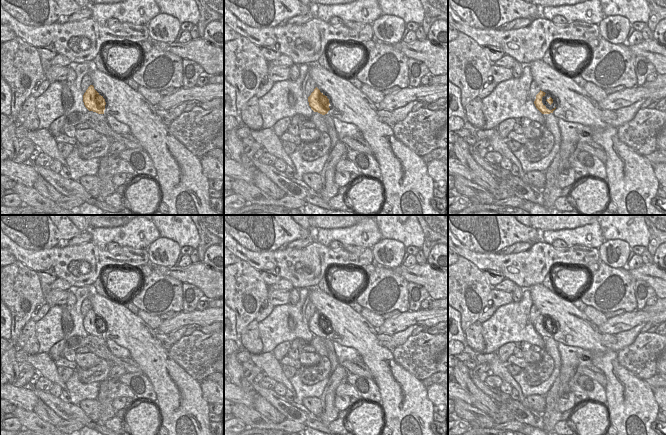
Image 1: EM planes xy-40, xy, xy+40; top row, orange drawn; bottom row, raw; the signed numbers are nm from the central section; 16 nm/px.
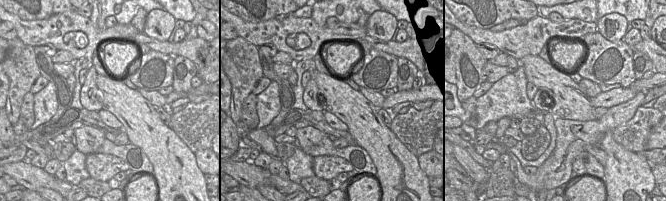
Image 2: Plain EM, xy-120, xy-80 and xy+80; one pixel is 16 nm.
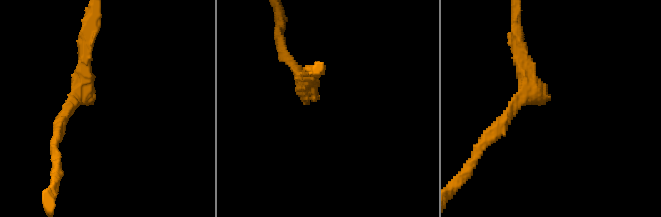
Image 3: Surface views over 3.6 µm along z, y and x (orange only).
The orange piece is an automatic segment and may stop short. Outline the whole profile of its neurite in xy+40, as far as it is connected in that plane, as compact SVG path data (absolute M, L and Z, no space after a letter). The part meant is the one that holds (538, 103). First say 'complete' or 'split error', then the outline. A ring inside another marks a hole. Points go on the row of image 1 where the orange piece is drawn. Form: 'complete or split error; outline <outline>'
split error; outline M540 90L540 92L536 95L536 99L534 101L536 108L542 114L550 114L556 109L556 106L553 102L553 99L548 96L547 93Z

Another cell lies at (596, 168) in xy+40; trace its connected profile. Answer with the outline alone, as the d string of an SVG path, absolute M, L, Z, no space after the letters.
M580 151L577 155L577 160L587 169L589 176L603 181L606 180L606 167L599 158L588 152Z

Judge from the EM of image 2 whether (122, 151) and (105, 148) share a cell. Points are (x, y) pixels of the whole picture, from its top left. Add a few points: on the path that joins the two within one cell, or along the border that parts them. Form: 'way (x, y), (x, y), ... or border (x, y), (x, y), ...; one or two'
way (118, 151), (109, 148); one

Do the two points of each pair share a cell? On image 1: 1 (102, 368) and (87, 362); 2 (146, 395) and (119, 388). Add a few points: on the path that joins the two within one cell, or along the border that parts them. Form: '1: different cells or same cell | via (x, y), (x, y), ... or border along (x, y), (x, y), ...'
1: different cells | border along (101, 359), (88, 368), (79, 367)
2: different cells | border along (118, 381), (125, 384), (135, 396)

